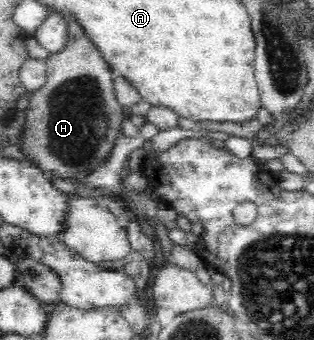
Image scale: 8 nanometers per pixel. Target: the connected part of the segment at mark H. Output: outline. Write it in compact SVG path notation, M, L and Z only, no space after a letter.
M75 16L68 17L68 33L64 50L44 60L46 84L30 94L20 150L50 177L82 179L112 150L126 112L116 100L108 61Z

